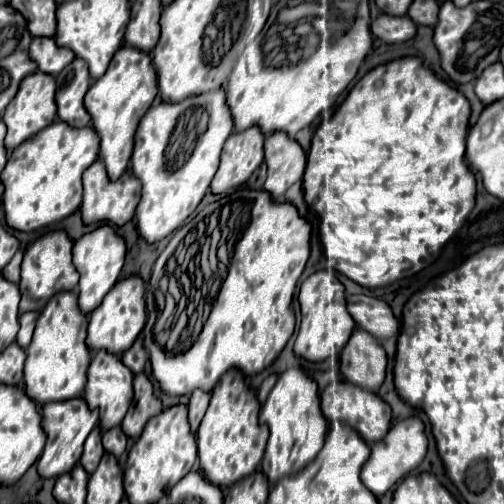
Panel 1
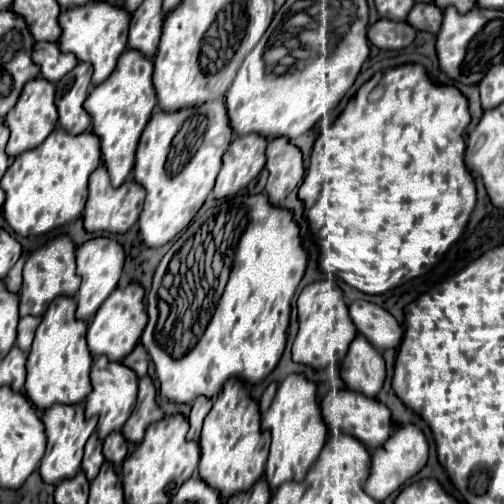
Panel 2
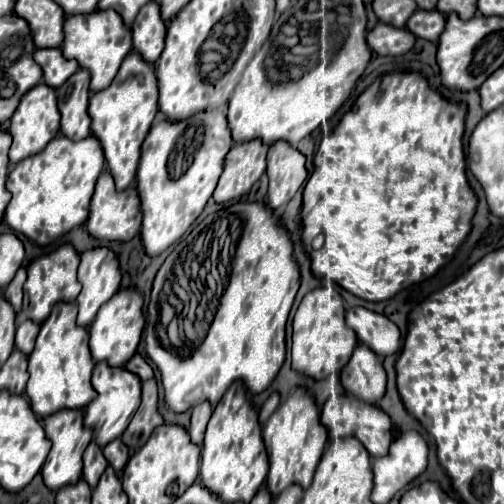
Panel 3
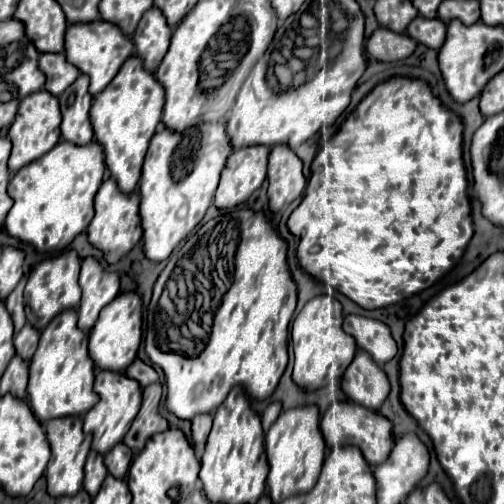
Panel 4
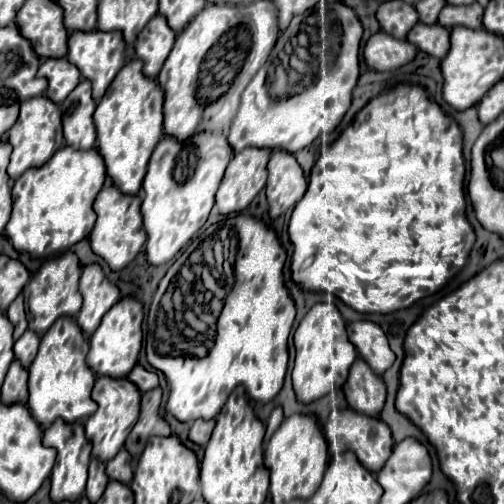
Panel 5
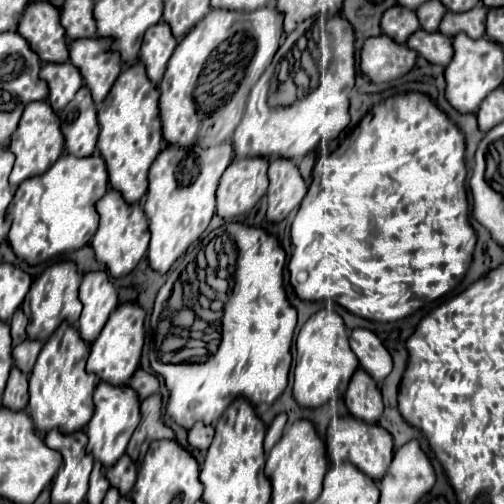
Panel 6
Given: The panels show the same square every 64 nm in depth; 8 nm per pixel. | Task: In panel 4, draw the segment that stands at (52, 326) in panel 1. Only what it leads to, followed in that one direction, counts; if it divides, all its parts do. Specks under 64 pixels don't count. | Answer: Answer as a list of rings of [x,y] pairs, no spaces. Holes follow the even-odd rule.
[[[64,310],[58,314],[42,332],[40,344],[30,360],[30,382],[28,382],[28,404],[40,422],[80,416],[96,406],[98,396],[92,390],[94,364],[88,358],[88,334],[76,326],[76,310]]]

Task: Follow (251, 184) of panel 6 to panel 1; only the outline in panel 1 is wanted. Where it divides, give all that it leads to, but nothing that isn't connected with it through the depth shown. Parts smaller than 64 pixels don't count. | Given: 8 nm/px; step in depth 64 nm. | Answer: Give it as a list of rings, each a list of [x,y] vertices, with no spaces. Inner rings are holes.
[[[252,126],[244,132],[234,132],[222,150],[220,168],[212,180],[212,192],[222,194],[242,186],[264,160],[264,134]]]

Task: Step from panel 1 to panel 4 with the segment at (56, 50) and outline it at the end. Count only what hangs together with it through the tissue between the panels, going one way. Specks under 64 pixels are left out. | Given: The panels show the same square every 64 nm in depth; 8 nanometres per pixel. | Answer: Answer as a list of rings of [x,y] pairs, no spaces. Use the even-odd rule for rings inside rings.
[[[42,54],[40,70],[46,74],[46,90],[52,96],[60,96],[78,76],[80,70],[66,62],[64,54]]]

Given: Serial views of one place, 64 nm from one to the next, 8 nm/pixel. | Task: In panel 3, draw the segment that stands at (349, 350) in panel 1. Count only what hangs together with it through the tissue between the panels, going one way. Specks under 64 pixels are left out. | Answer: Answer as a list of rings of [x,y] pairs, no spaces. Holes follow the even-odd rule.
[[[358,344],[350,362],[340,374],[344,390],[366,404],[378,404],[386,392],[386,372],[382,360],[364,344]]]

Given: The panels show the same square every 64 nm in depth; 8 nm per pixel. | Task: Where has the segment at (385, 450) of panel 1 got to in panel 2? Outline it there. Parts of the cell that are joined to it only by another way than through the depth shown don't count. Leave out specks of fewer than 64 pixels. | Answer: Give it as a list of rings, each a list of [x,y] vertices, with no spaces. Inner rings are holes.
[[[402,426],[398,428],[384,448],[376,448],[372,452],[370,476],[366,480],[366,494],[372,496],[376,502],[384,502],[392,492],[400,490],[414,474],[418,474],[428,462],[428,442],[420,428],[416,426]]]

